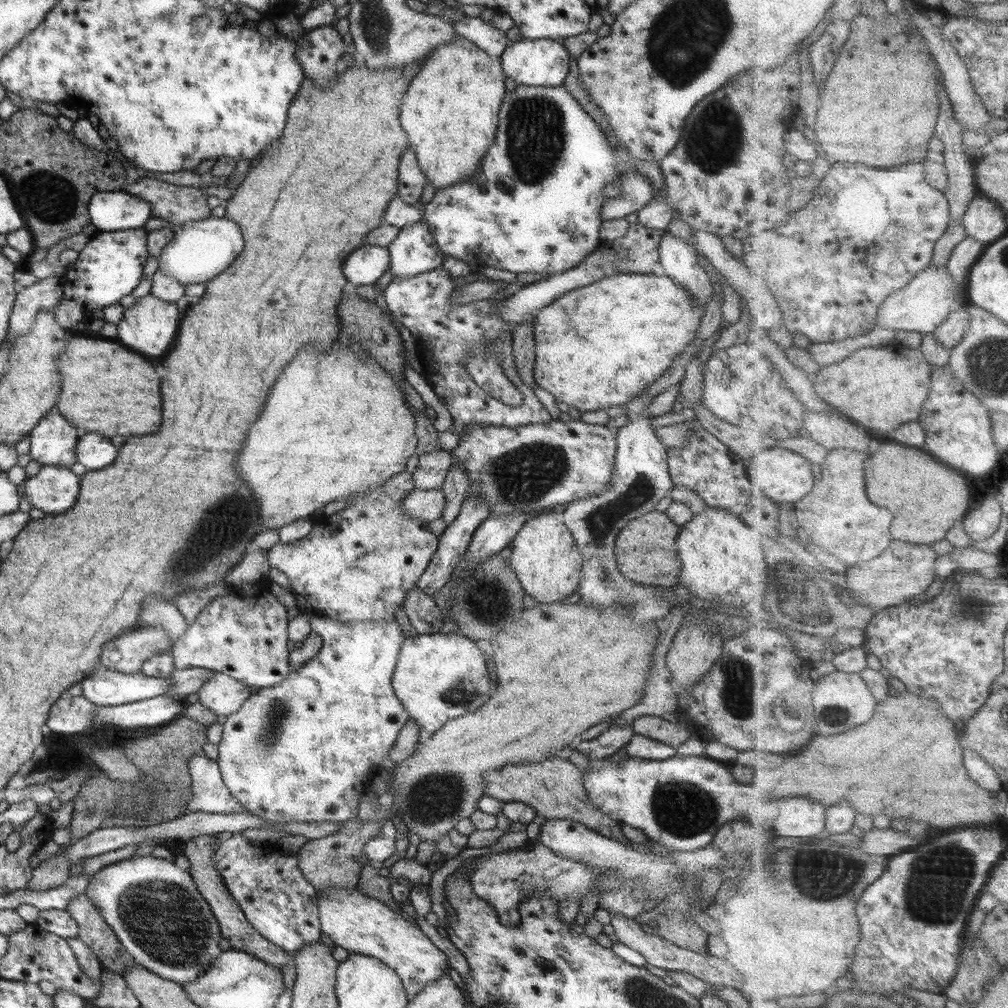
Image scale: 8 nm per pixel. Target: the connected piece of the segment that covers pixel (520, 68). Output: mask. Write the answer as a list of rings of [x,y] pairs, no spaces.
[[[526,37],[508,45],[499,58],[503,73],[507,78],[512,79],[516,84],[544,86],[544,88],[563,86],[572,62],[570,53],[565,49],[562,41],[532,40]]]

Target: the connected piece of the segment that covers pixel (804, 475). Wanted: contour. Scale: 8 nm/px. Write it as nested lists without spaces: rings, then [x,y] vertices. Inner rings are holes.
[[[777,445],[764,454],[756,453],[752,455],[750,464],[745,468],[751,484],[754,484],[757,488],[764,485],[766,495],[789,510],[816,488],[818,480],[816,479],[816,474],[814,474],[812,464],[803,454],[798,454],[794,450],[782,448]]]

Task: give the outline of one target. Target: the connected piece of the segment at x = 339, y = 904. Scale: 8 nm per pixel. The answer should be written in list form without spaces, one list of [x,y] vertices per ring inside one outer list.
[[[333,888],[328,892],[317,891],[318,918],[320,918],[321,931],[334,942],[334,947],[341,947],[349,954],[364,954],[372,956],[380,962],[386,963],[402,980],[406,997],[411,1001],[420,990],[423,990],[428,984],[438,981],[442,975],[454,975],[448,957],[418,926],[405,916],[392,910],[391,906],[380,902],[375,898],[370,898],[354,888]]]

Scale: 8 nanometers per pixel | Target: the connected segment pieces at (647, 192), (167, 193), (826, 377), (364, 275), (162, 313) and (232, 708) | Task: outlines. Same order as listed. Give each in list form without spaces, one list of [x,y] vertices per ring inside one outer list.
[[[640,173],[623,174],[621,193],[616,198],[606,198],[601,208],[603,222],[621,219],[639,211],[654,199],[655,187]]]
[[[140,176],[136,182],[126,183],[121,190],[145,200],[151,206],[152,217],[167,220],[172,226],[204,220],[212,214],[207,203],[208,196],[202,188]]]
[[[897,339],[886,346],[862,348],[840,366],[823,367],[814,376],[814,383],[822,398],[838,412],[866,424],[883,439],[906,422],[920,421],[934,386],[933,369],[922,348],[910,348]]]
[[[362,245],[343,260],[342,272],[348,278],[350,287],[374,284],[389,270],[389,250],[380,246]]]
[[[149,293],[144,297],[136,298],[134,306],[123,310],[122,319],[117,324],[116,340],[146,356],[166,354],[175,342],[181,317],[182,310],[177,302],[165,301]]]
[[[215,672],[198,690],[199,702],[217,716],[228,717],[242,708],[242,704],[255,691],[251,686],[228,674]]]

